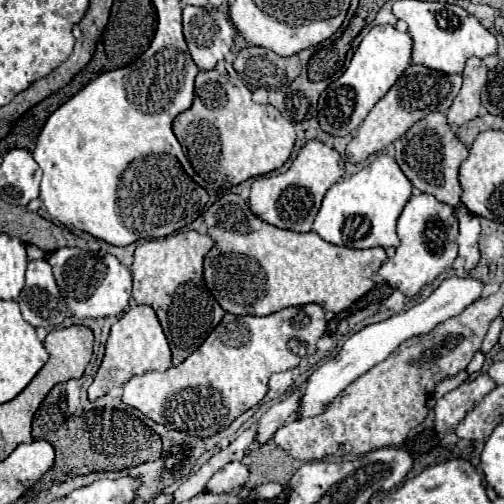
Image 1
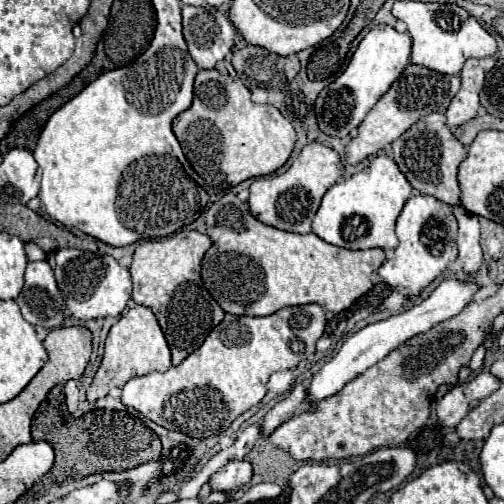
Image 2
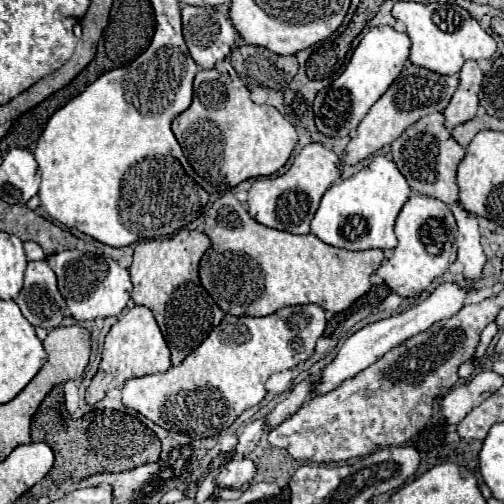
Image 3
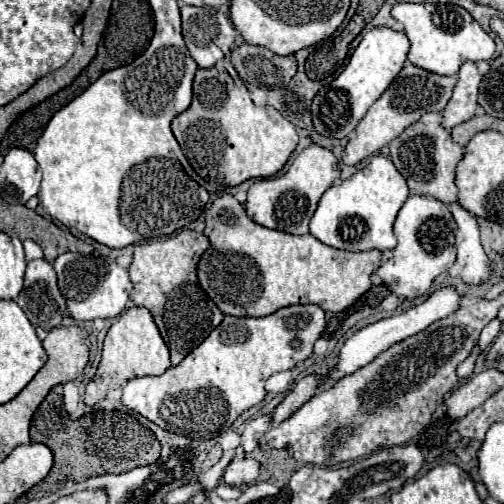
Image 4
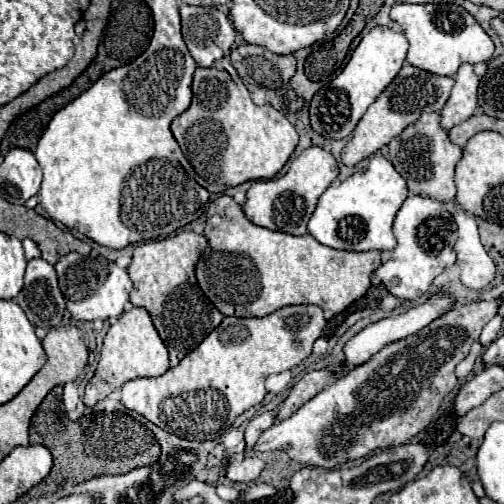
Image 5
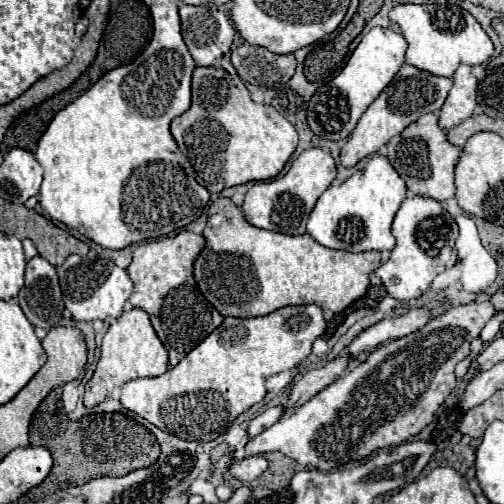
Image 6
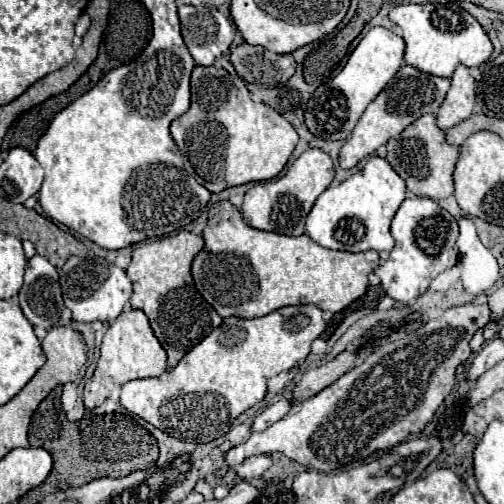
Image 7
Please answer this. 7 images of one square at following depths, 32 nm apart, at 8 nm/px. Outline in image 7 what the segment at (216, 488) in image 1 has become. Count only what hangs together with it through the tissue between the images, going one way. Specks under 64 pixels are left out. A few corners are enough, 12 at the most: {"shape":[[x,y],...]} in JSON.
{"shape":[[256,454],[236,466],[242,480],[260,478],[272,466],[270,454]]}

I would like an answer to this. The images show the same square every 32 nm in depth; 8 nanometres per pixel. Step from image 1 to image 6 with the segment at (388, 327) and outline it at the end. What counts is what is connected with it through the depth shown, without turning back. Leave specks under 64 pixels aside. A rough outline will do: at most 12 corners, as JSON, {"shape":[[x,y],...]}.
{"shape":[[414,308],[400,318],[382,320],[364,330],[348,348],[364,358],[384,340],[422,328],[432,316]]}

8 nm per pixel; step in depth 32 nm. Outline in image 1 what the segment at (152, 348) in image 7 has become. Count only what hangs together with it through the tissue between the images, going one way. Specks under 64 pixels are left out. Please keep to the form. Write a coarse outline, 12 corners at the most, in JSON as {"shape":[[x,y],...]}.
{"shape":[[134,306],[110,330],[88,400],[136,374],[168,370],[154,310]]}

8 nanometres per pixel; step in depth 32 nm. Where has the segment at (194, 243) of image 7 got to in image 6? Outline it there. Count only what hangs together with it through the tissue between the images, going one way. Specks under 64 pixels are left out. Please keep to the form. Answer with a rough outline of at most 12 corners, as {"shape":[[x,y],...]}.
{"shape":[[206,240],[138,244],[128,276],[174,368],[224,320],[198,292]]}

